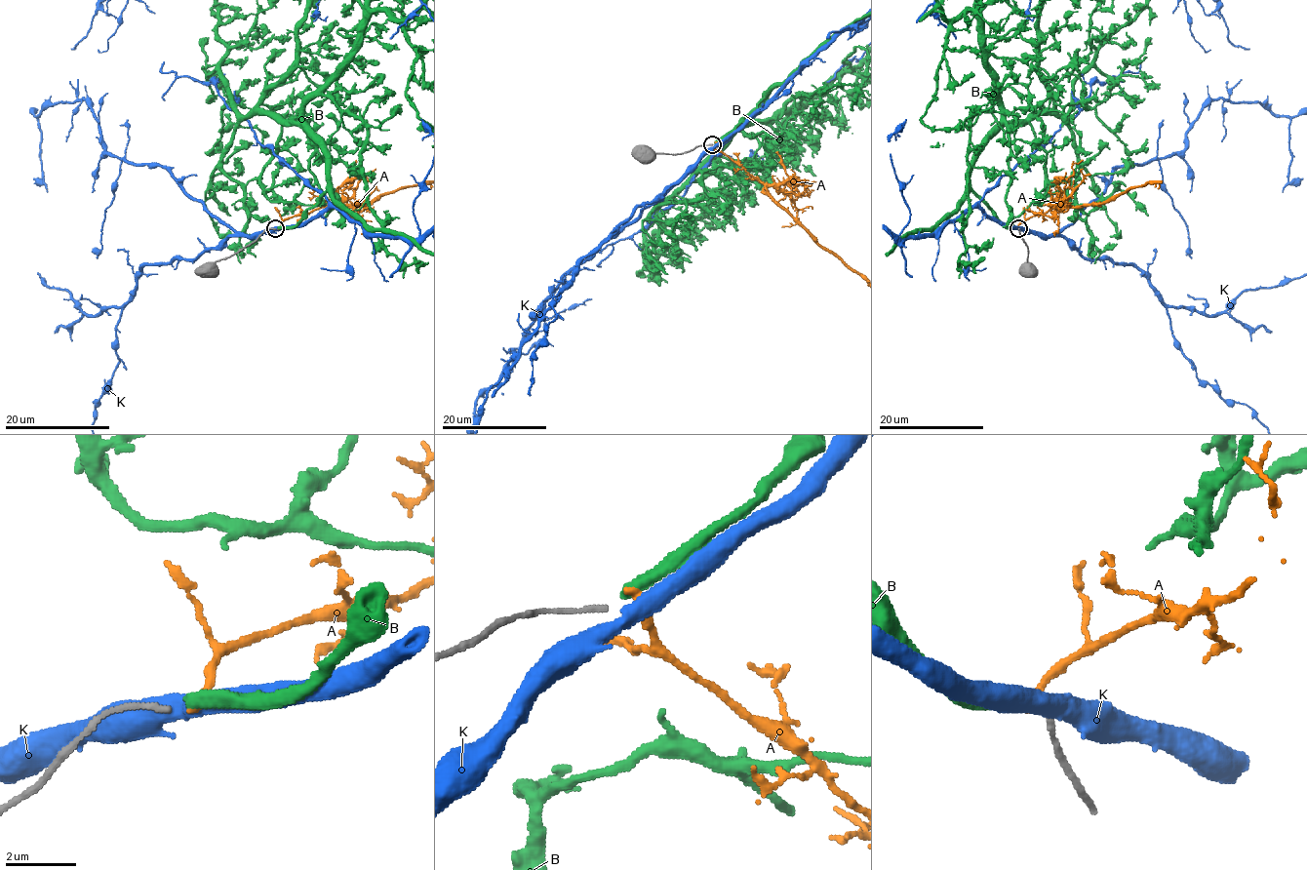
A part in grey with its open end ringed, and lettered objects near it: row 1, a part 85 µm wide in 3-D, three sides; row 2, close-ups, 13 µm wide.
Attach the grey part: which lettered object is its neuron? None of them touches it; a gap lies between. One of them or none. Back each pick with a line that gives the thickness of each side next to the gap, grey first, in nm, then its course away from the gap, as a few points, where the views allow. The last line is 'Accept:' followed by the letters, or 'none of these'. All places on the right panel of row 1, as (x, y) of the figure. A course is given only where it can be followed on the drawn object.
Accept: none of these

